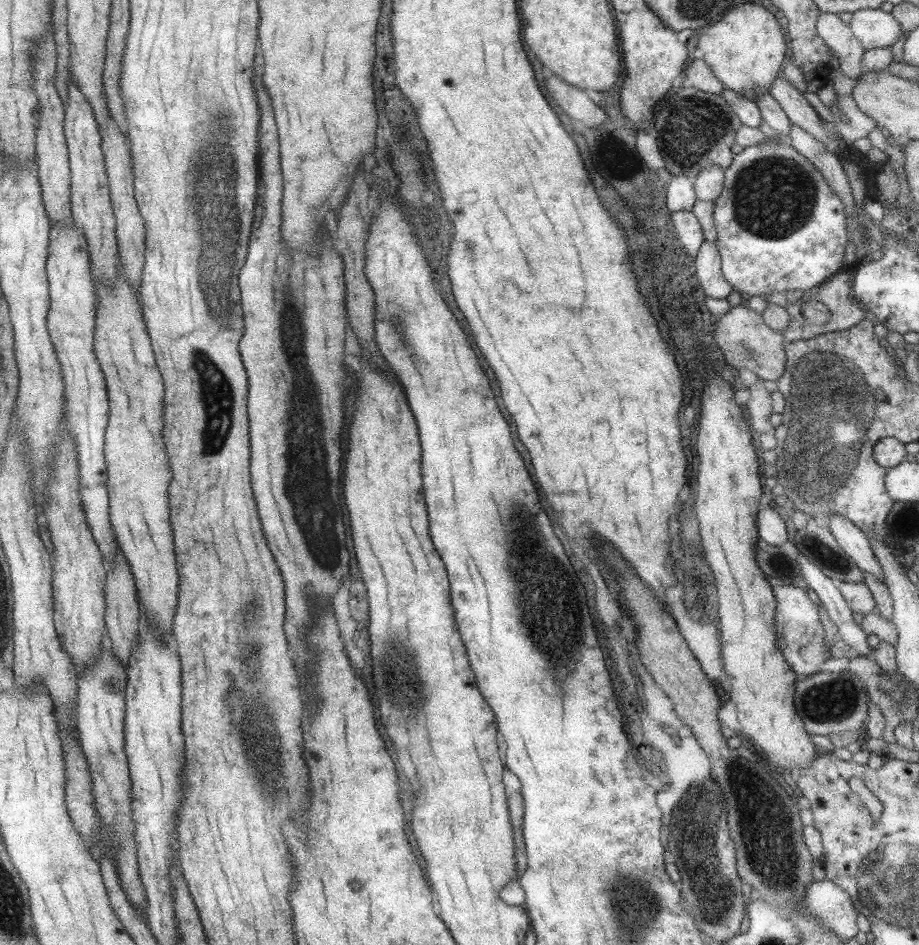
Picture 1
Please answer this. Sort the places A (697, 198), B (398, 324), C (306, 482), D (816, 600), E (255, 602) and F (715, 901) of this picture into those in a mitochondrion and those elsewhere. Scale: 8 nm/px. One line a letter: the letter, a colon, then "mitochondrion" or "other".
A: other
B: mitochondrion
C: mitochondrion
D: other
E: mitochondrion
F: mitochondrion

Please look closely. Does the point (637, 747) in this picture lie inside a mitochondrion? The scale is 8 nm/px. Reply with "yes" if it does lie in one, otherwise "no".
no

